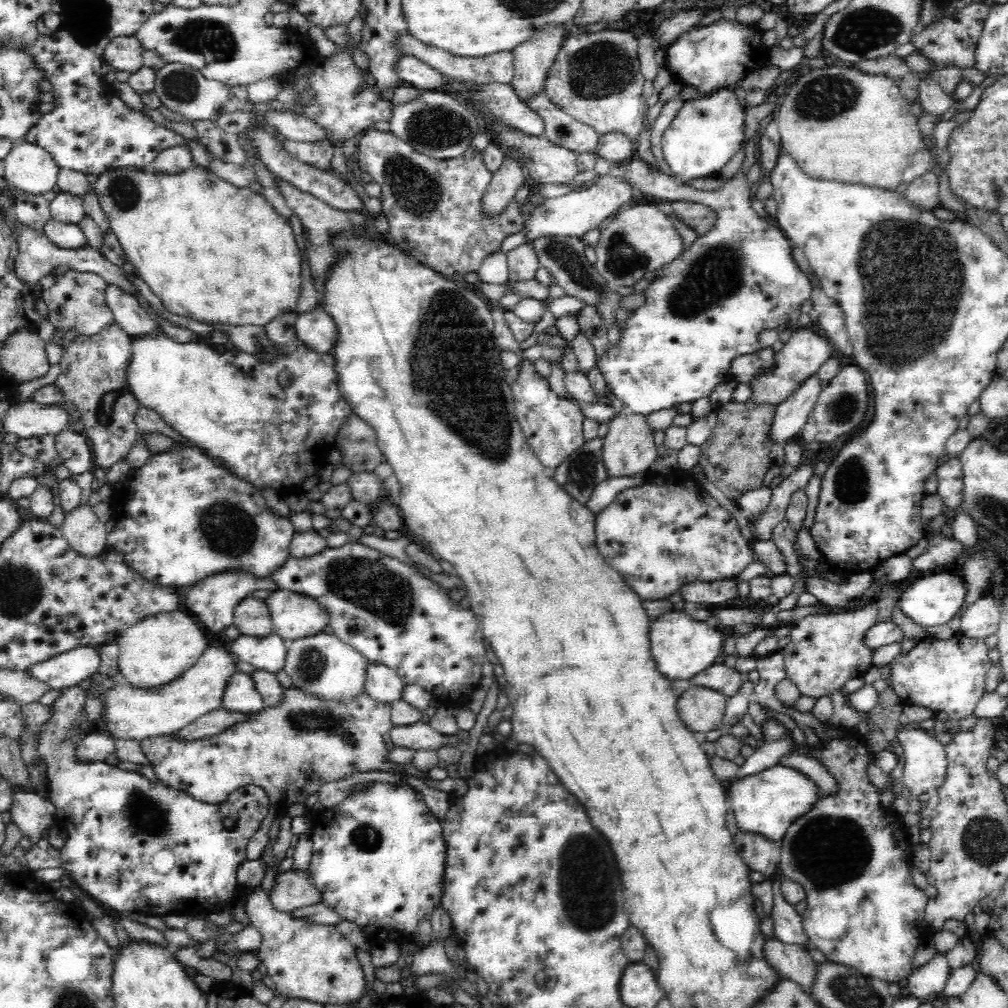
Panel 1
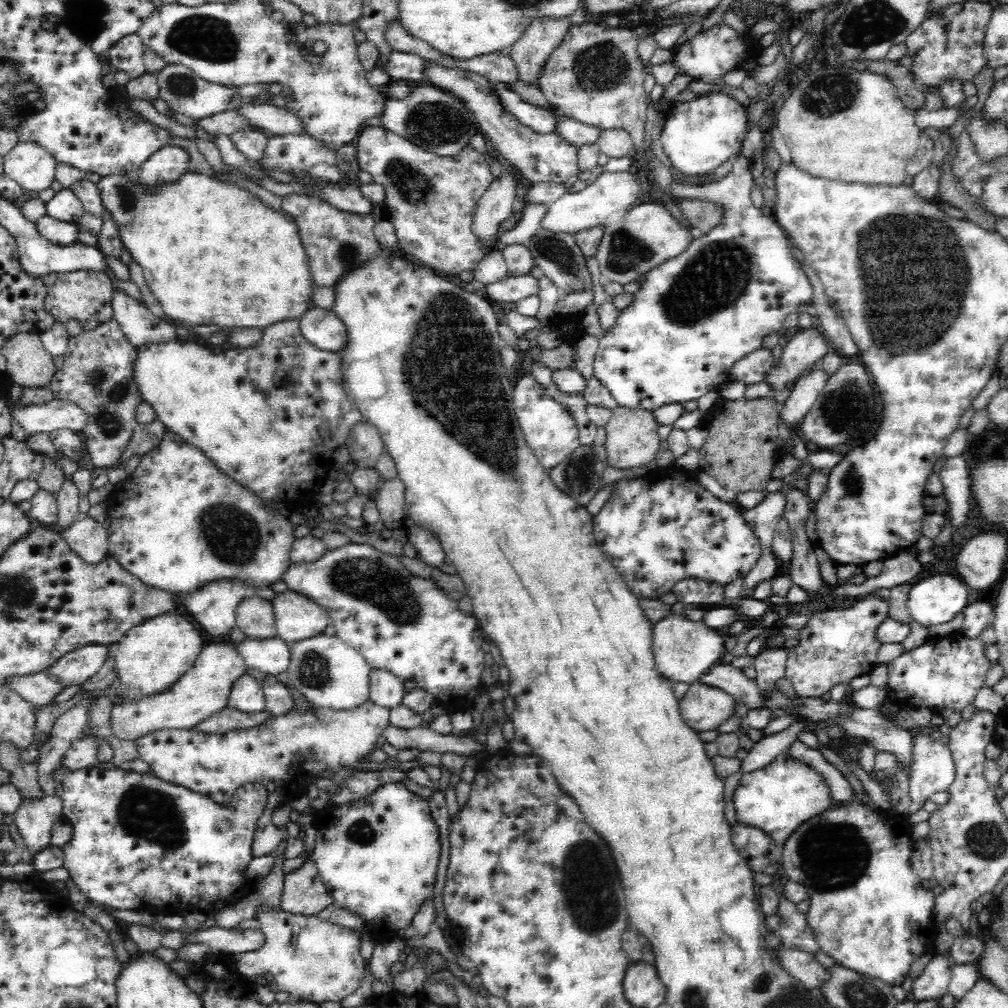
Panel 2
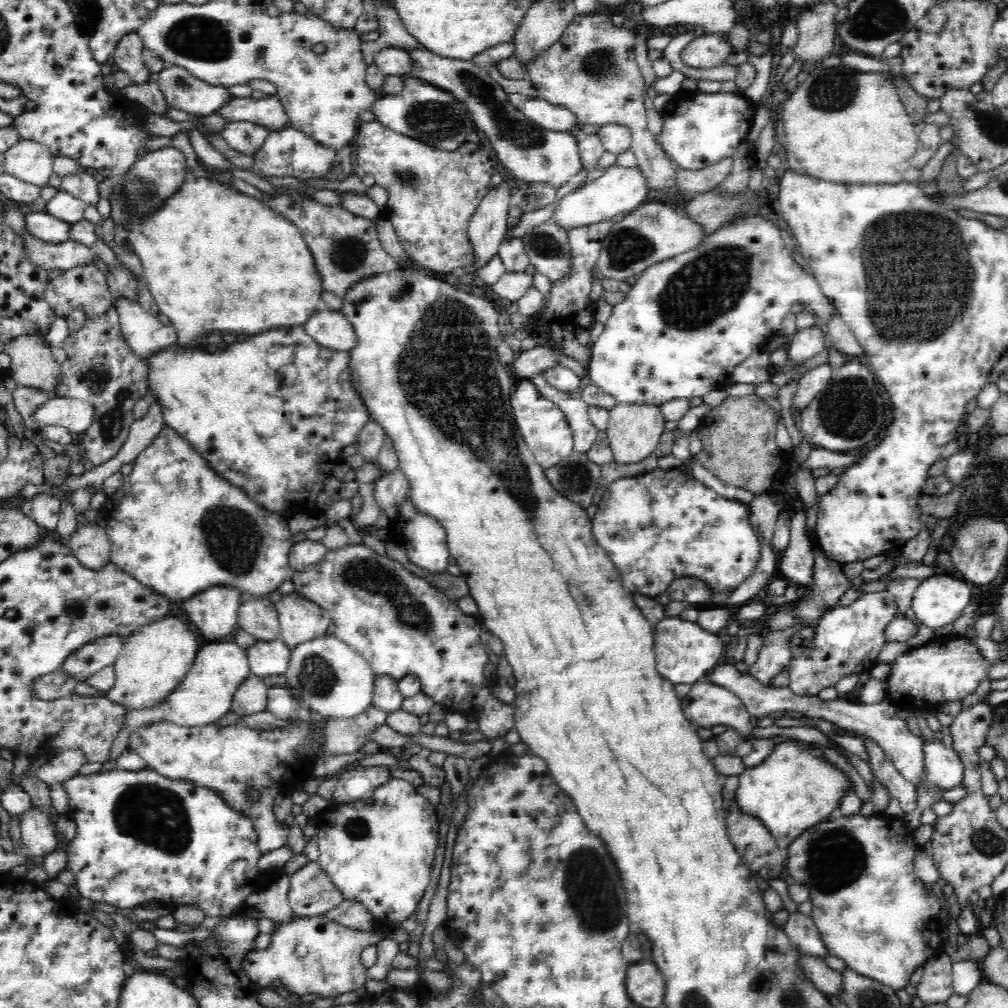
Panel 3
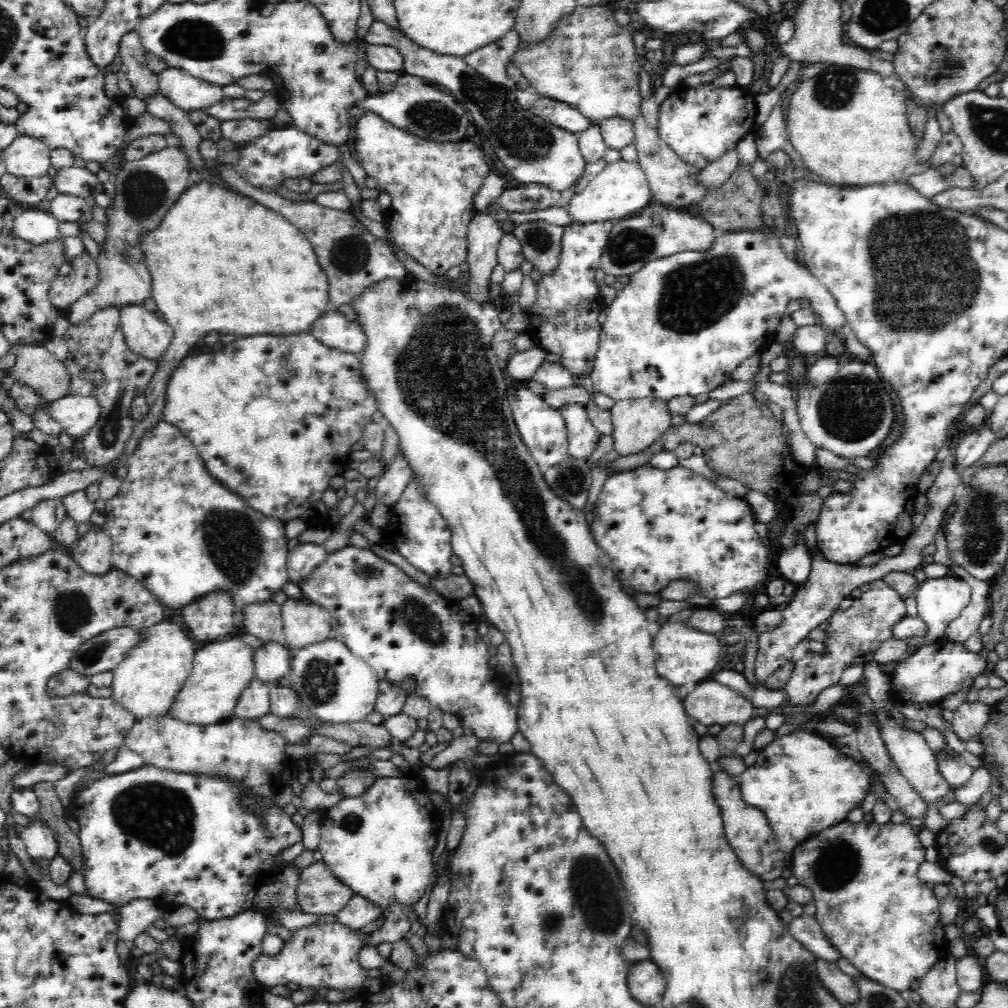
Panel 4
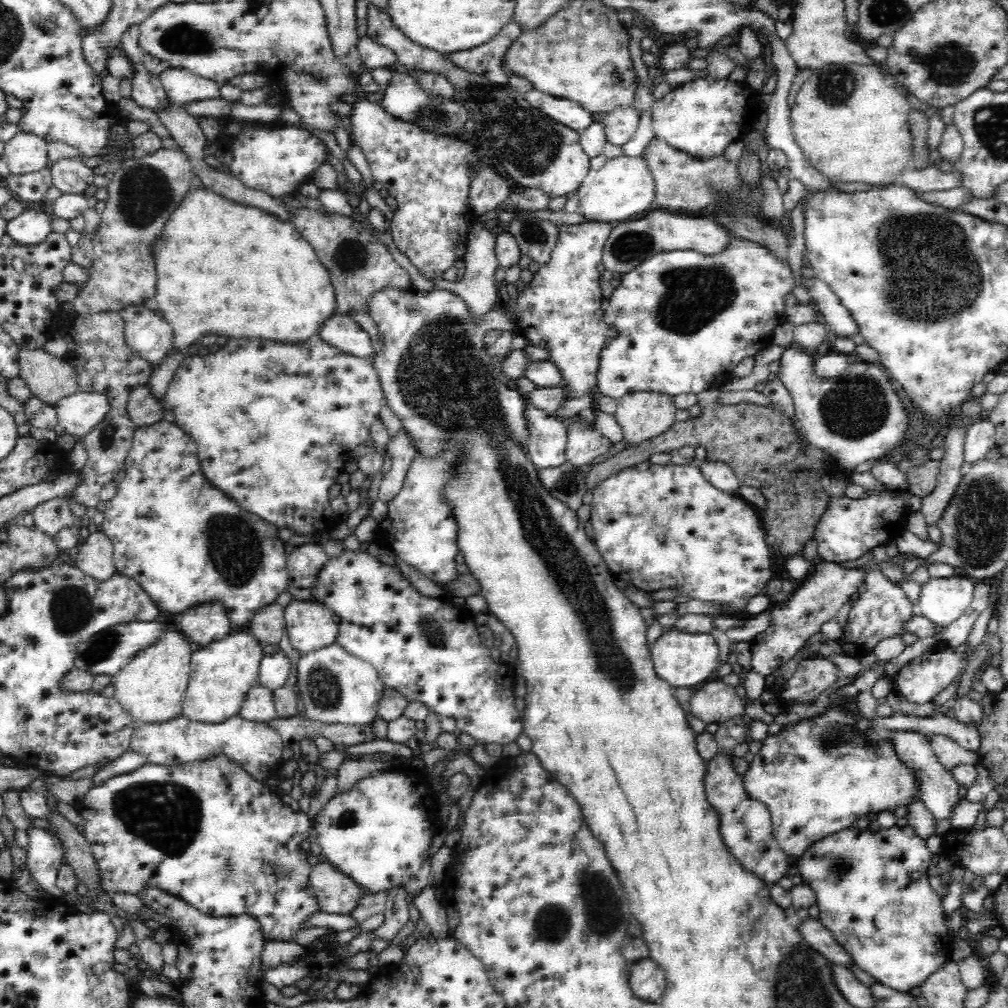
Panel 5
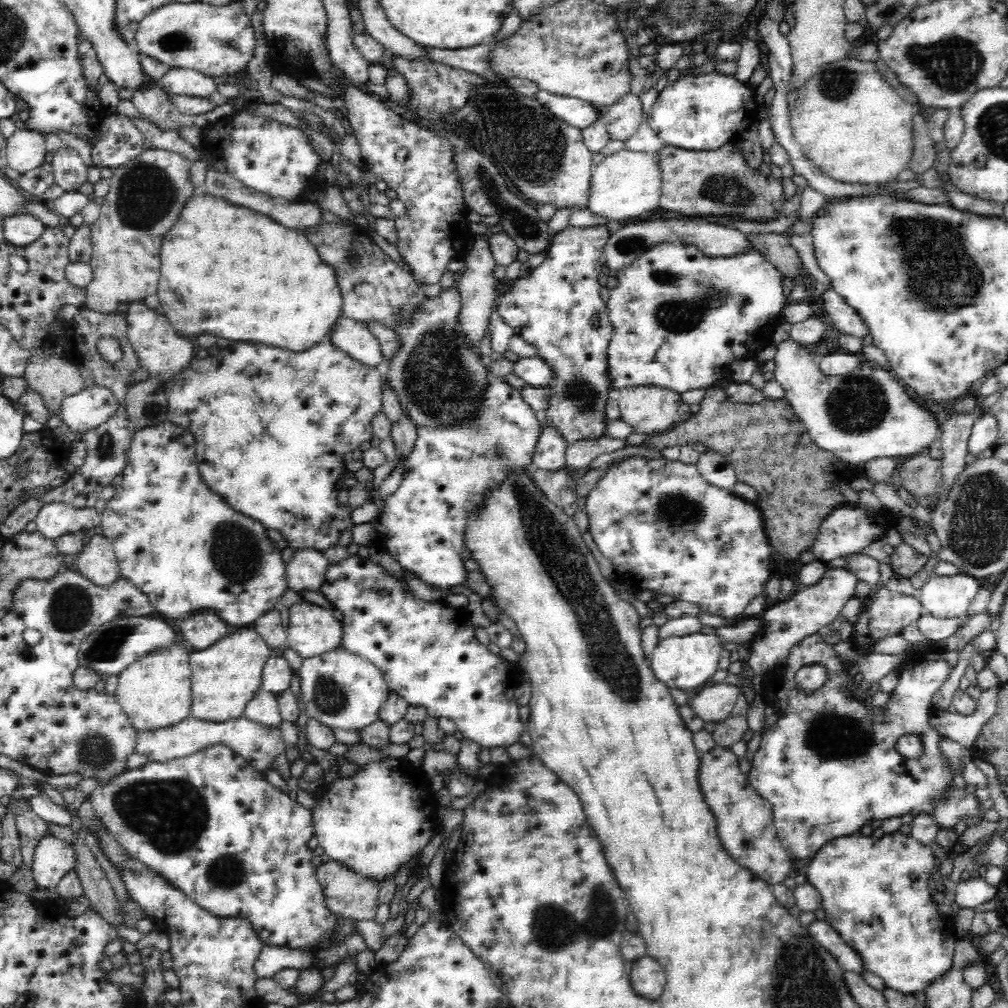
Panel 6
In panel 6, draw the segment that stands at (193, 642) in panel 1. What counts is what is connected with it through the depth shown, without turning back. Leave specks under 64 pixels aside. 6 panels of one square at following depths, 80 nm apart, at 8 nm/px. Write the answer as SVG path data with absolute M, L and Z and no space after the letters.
M179 637L178 642L140 658L118 675L115 698L130 719L137 732L166 729L177 725L189 716L191 699L191 666L189 658L192 650Z

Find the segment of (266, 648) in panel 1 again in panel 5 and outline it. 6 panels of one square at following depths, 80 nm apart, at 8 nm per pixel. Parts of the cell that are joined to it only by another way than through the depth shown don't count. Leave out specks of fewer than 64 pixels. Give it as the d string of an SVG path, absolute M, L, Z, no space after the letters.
M283 651L263 653L257 682L270 691L282 689L285 687L286 677L290 672L290 660Z

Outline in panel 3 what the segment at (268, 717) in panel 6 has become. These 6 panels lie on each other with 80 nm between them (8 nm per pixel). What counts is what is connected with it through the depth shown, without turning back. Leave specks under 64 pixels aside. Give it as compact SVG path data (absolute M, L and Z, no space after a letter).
M250 673L234 694L229 710L240 716L246 716L246 714L256 714L266 709L266 684L261 680L261 677Z

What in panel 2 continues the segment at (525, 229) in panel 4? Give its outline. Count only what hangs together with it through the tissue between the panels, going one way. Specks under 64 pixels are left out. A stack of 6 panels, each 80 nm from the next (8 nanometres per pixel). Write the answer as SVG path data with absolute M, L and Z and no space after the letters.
M538 229L536 234L525 244L534 257L535 264L558 287L562 295L571 293L592 293L593 281L586 266L586 258L577 245L573 234L554 233L546 229Z

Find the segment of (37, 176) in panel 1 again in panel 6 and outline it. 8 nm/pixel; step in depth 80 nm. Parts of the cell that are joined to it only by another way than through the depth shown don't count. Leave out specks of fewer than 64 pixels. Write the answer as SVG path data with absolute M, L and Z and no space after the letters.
M18 128L6 139L6 143L6 163L16 175L25 174L45 164L47 148L45 137L40 133Z

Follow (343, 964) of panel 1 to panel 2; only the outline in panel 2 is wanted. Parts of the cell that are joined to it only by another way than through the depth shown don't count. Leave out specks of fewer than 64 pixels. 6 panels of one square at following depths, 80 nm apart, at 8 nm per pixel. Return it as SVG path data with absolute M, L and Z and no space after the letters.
M261 905L254 918L264 935L264 944L254 952L234 956L234 968L251 981L256 976L270 974L279 995L287 999L311 1003L341 1003L360 988L364 978L365 960L360 955L360 937L352 929L330 924L316 918L274 911Z

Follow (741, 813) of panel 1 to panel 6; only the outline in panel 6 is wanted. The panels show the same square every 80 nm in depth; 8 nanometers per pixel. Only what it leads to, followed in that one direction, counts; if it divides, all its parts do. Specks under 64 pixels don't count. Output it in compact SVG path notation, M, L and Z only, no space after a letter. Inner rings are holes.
M818 634L802 640L798 646L794 646L790 650L790 656L788 656L788 666L778 666L774 670L774 678L768 678L766 684L764 684L764 700L768 707L772 706L778 714L778 722L772 730L764 730L761 734L761 745L759 750L755 752L754 758L752 758L751 770L746 774L749 785L753 787L755 791L763 799L770 802L770 806L773 810L773 823L774 829L777 830L778 840L781 845L785 847L786 853L788 853L794 859L802 860L802 858L811 858L826 841L832 841L838 837L849 837L850 834L856 834L860 830L862 824L866 822L870 823L870 820L886 820L886 818L892 818L892 816L902 816L902 814L912 814L916 817L920 813L933 814L933 809L936 808L936 802L940 800L941 795L949 788L952 784L952 776L950 770L946 766L946 760L940 755L938 749L938 741L941 735L939 735L930 725L928 725L928 718L932 717L932 702L930 698L935 696L941 686L948 680L954 667L949 665L944 654L936 651L935 649L925 650L923 653L912 655L901 664L897 669L898 671L898 682L896 689L891 693L892 700L888 702L886 706L886 712L878 712L878 710L872 710L872 706L866 706L854 698L850 698L850 692L846 692L846 686L840 682L840 678L834 674L834 672L846 672L844 664L842 664L842 658L834 654L834 648L829 643L824 644L825 640L822 640ZM817 664L822 665L823 669L827 671L827 681L823 683L823 686L816 691L804 692L797 690L796 675L797 671L805 665ZM902 734L917 734L922 739L923 754L920 755L919 759L906 759L905 756L901 755L896 750L897 741Z

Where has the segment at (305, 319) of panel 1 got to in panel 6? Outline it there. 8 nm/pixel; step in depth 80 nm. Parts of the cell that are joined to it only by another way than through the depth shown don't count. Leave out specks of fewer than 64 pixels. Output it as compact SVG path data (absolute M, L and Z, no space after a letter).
M344 315L337 318L326 340L366 366L377 367L384 360L378 341L368 331L366 324L346 318Z

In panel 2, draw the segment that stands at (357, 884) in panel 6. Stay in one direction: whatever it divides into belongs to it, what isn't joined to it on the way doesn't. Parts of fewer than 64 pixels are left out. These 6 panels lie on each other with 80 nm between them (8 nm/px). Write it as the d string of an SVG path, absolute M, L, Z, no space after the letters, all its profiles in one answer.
M311 860L284 874L280 910L293 915L312 916L331 905L333 897Z

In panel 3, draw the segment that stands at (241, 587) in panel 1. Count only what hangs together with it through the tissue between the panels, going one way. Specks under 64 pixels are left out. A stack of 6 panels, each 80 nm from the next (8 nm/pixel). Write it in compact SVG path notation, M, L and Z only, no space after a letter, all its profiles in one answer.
M228 585L206 588L200 594L183 601L184 612L188 614L188 620L186 621L196 630L199 637L206 638L204 642L226 636L237 625L237 610L241 605L238 599L241 594L240 590L231 588Z

